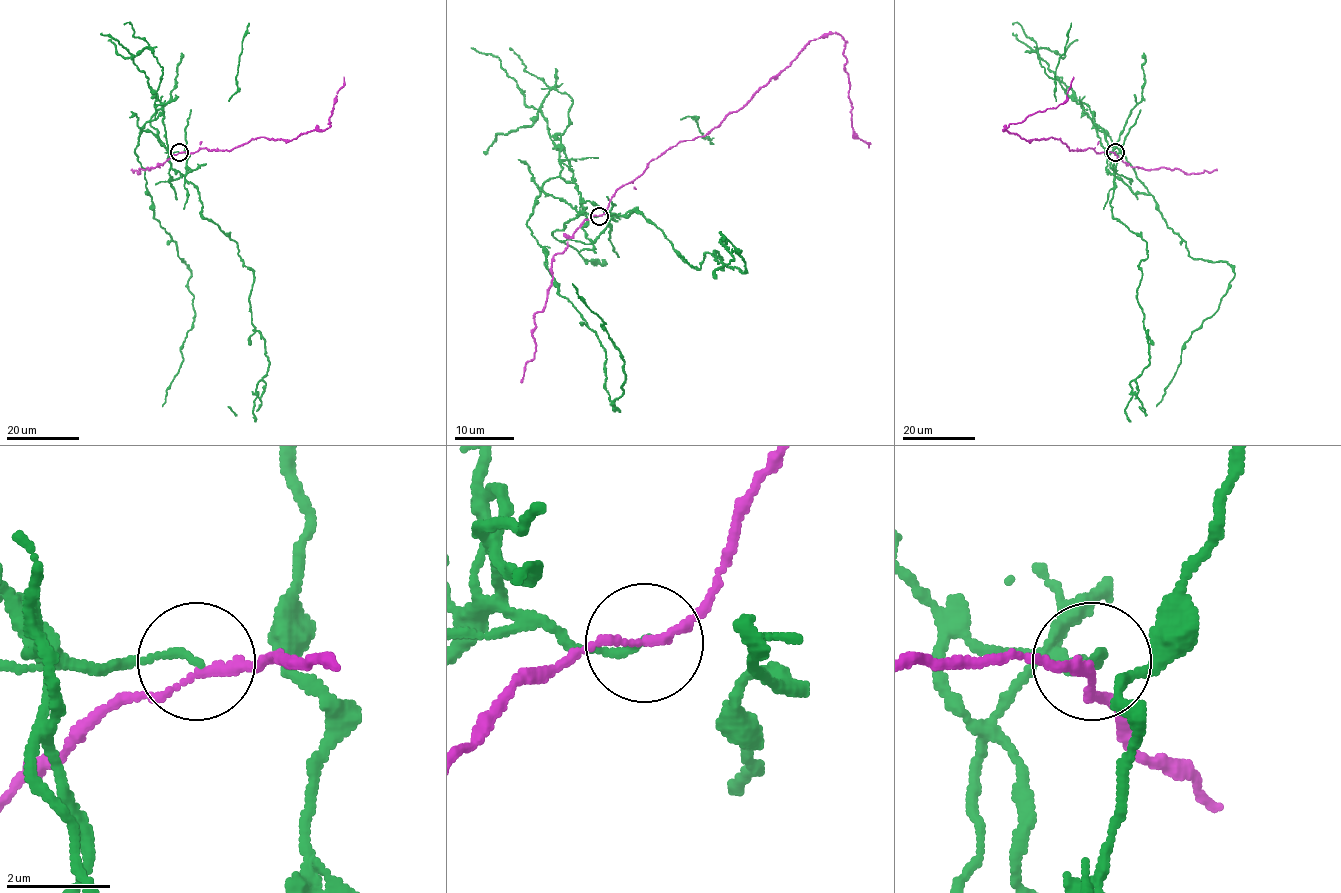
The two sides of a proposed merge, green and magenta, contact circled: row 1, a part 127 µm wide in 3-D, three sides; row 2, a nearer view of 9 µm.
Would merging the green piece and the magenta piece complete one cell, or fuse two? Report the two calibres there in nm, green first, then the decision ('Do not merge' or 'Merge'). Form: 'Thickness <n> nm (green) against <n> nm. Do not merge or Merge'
Thickness 140 nm (green) against 140 nm. Do not merge

